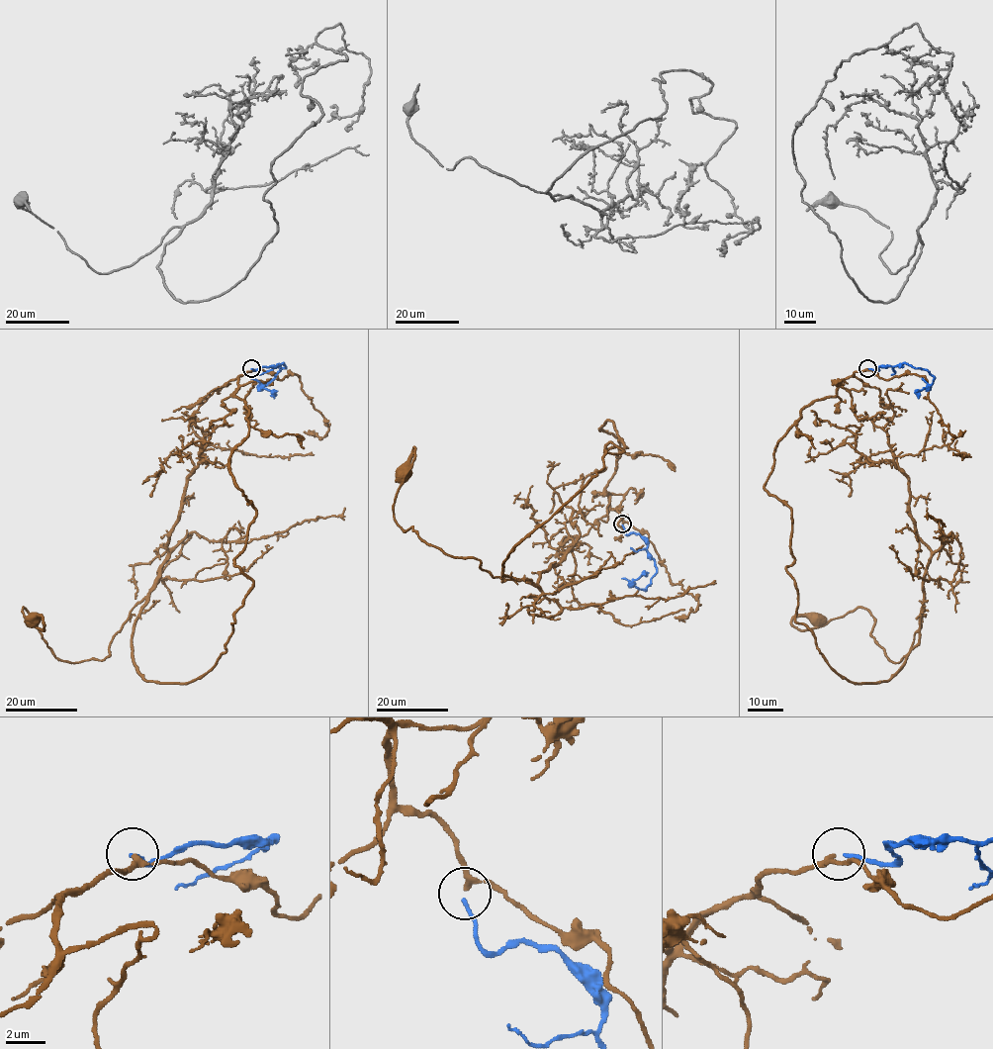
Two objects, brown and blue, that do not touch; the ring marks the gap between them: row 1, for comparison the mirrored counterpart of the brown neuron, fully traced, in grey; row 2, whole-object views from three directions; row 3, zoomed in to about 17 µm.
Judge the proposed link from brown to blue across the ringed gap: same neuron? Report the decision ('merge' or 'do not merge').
merge

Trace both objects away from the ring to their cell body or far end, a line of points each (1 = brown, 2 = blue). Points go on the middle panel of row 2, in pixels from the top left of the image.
1: (622, 524), (607, 421), (627, 447), (510, 552), (516, 580), (405, 531), (404, 474)
2: (622, 524), (627, 534), (637, 532), (646, 542), (656, 567), (651, 582), (639, 589), (633, 581), (645, 574)

